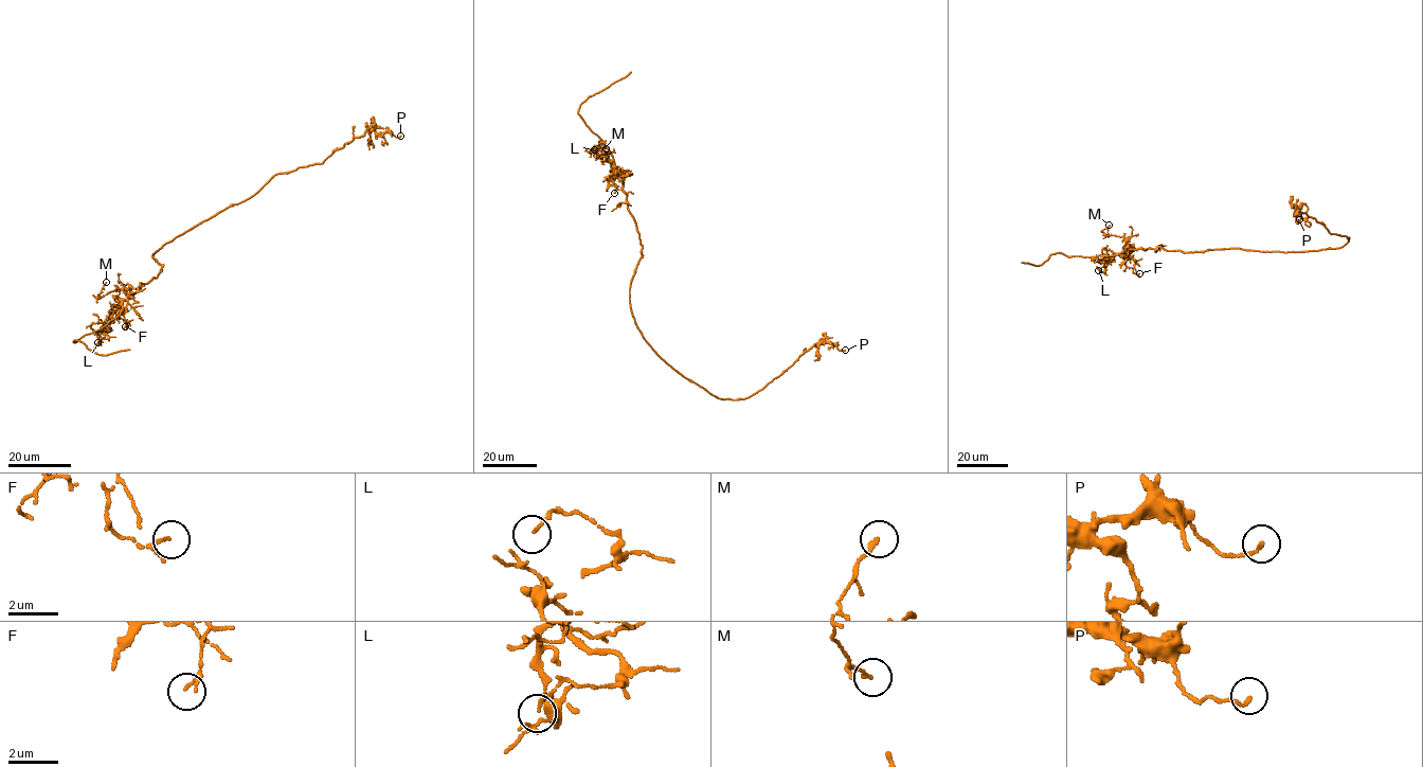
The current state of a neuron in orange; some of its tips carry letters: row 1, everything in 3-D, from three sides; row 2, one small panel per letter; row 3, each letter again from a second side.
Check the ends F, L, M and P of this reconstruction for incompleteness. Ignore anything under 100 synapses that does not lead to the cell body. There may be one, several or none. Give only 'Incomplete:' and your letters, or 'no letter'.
Incomplete: no letter

